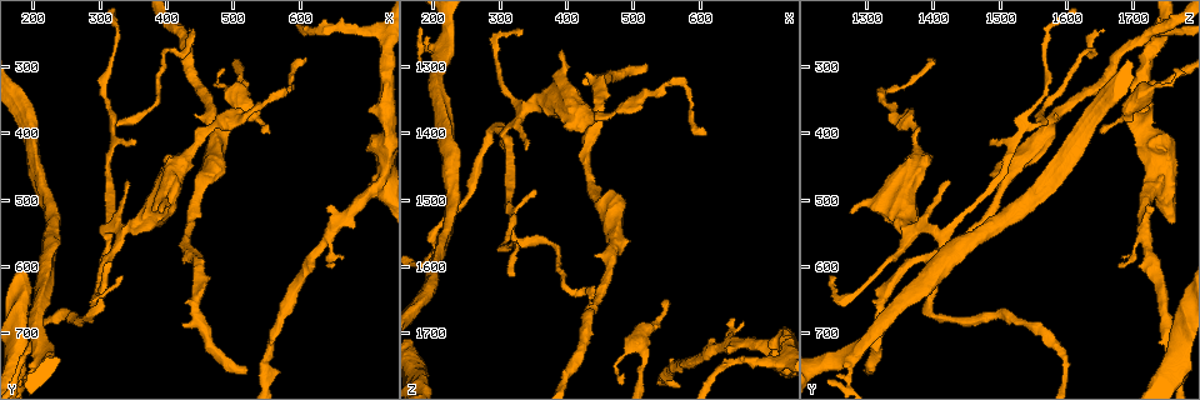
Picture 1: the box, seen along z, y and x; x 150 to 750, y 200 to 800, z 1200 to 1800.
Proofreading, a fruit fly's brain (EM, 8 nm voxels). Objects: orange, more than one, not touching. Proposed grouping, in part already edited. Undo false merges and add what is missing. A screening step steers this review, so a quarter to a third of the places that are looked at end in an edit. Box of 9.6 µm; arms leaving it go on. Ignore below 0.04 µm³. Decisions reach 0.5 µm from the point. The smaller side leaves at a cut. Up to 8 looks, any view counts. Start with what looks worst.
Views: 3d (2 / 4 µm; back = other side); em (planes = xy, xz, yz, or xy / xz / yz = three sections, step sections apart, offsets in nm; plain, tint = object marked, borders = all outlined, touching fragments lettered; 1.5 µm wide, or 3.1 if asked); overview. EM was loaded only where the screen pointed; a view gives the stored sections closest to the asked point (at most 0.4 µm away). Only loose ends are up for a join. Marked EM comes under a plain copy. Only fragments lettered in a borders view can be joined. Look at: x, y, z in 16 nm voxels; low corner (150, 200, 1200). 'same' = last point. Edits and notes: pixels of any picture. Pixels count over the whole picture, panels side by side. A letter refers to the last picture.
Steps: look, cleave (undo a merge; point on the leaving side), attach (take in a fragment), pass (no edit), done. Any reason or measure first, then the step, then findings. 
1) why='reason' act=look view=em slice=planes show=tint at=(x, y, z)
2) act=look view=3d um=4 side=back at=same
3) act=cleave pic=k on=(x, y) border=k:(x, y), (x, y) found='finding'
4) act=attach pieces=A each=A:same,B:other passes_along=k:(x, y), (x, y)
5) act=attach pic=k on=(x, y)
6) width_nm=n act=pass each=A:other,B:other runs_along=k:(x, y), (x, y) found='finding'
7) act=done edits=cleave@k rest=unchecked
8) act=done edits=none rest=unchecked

why='free end' act=look view=em slice=planes show=borders at=(555, 395, 1655)

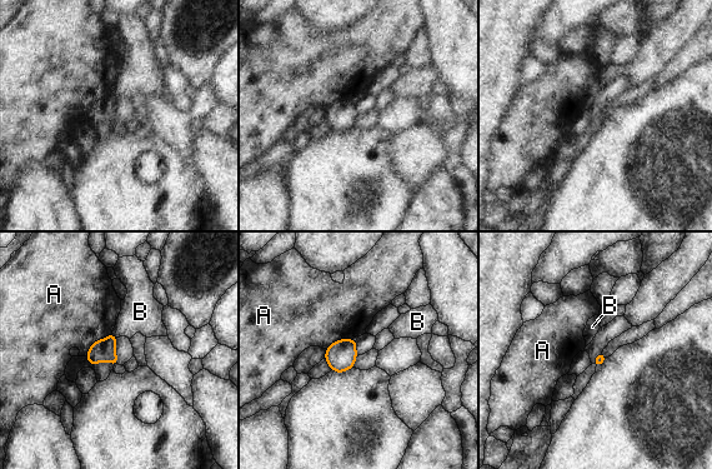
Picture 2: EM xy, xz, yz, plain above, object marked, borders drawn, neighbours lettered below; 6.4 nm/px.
act=pass each=A:other,B:other found='none of them fits'

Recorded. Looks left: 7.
why='end of a long branch' act=look view=3d um=4 at=(435, 245, 1660)

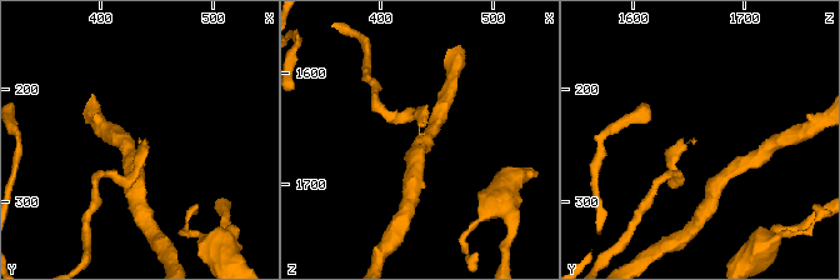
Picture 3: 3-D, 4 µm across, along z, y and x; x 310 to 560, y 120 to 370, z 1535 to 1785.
act=look view=em slice=planes show=borders at=(438, 244, 1658)

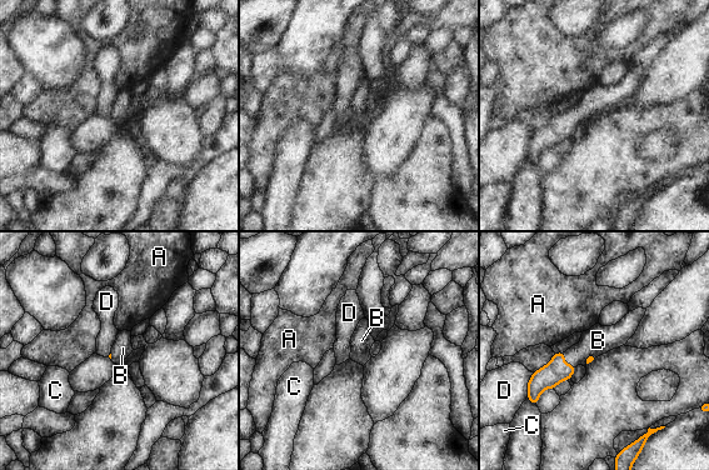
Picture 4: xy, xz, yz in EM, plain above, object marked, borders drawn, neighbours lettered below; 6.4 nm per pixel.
act=attach pieces=B each=A:other,B:same,C:other,D:other found='it goes on there'

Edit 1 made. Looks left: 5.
act=look view=3d um=4 at=(520, 755, 1295)

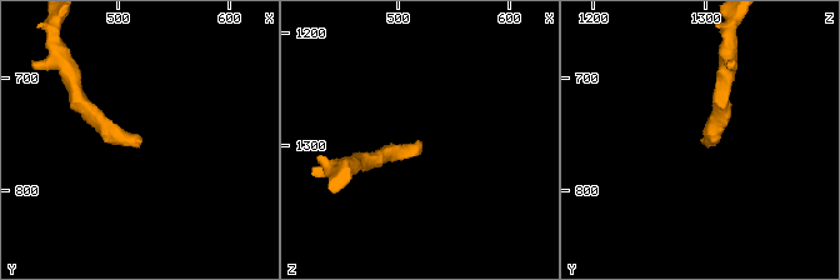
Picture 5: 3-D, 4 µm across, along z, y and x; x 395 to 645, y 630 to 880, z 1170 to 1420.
why='need the tissue' act=look view=em slice=planes show=borders at=(520, 754, 1298)

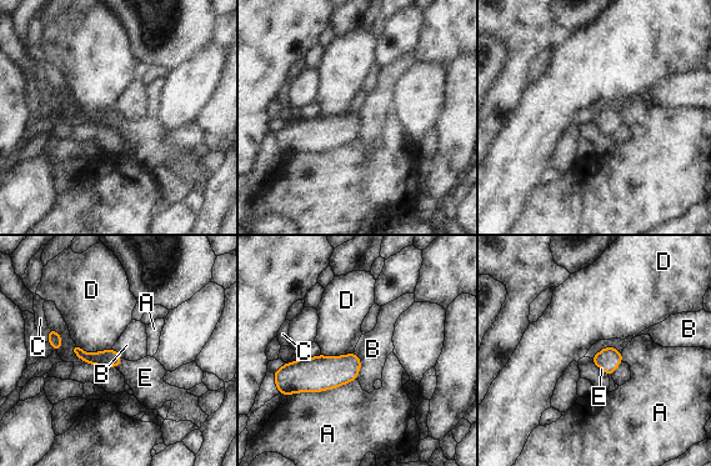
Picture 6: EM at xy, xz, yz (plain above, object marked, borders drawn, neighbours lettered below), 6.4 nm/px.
longest_contact=A:460nm act=attach pieces=E each=A:other,B:other,C:other,D:other,E:same found='the neuron continues'

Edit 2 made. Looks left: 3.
act=done edits=attach@4,attach@6 rest=unchecked

